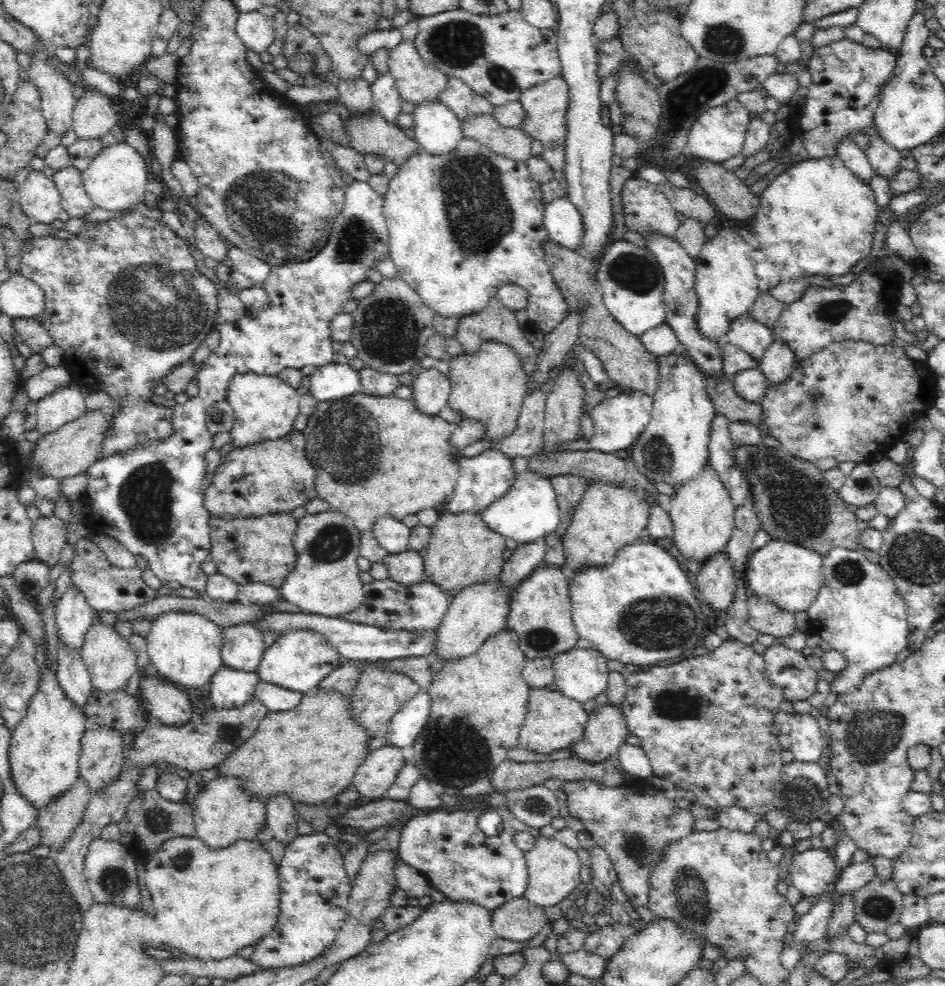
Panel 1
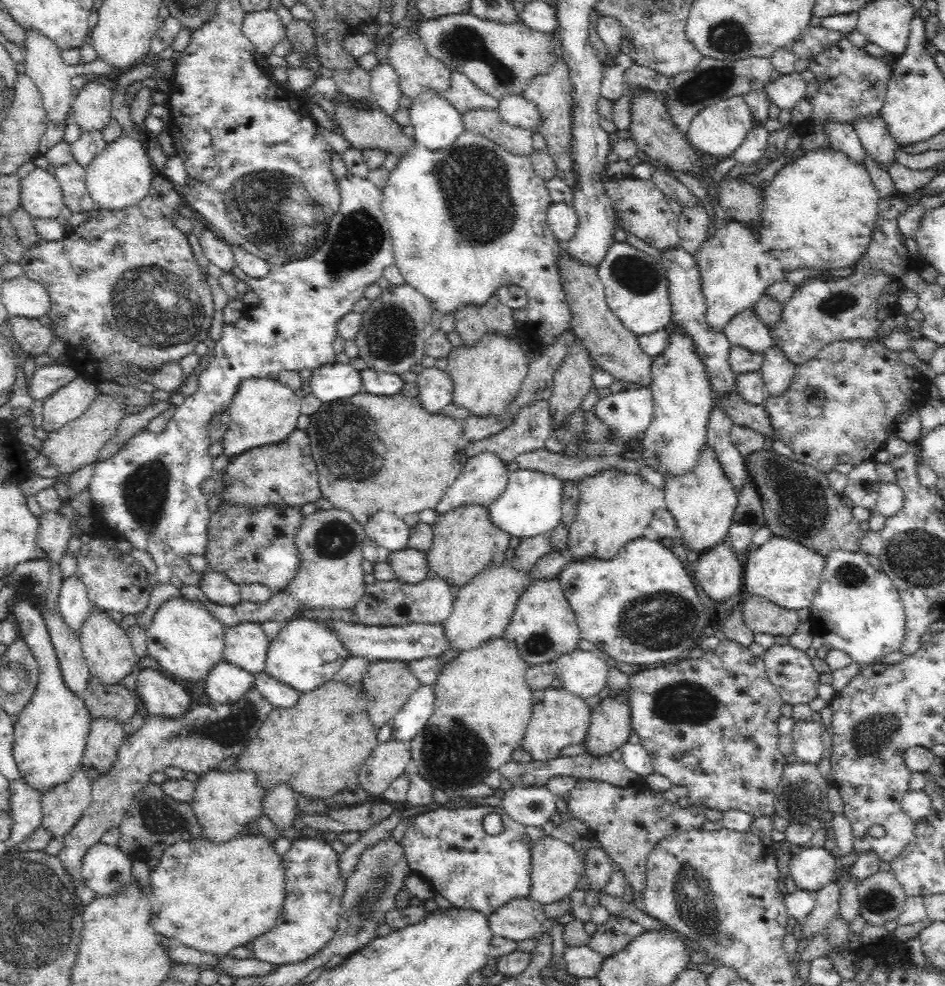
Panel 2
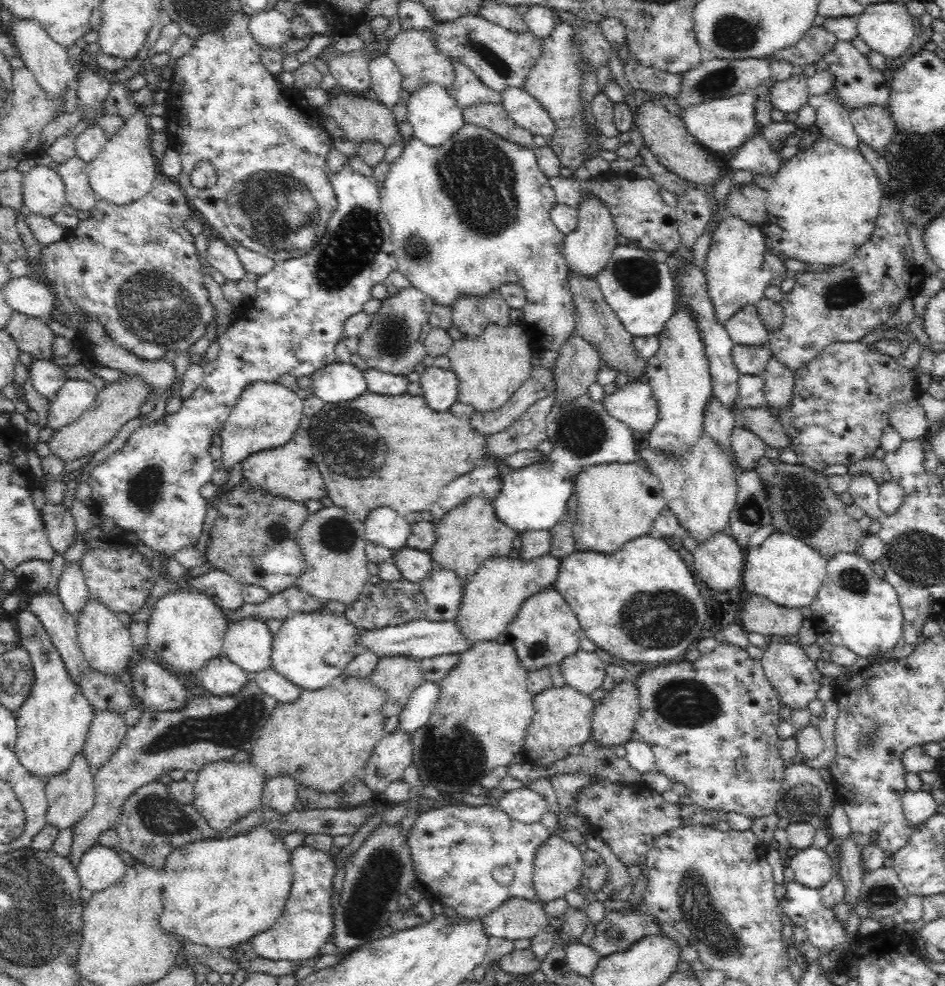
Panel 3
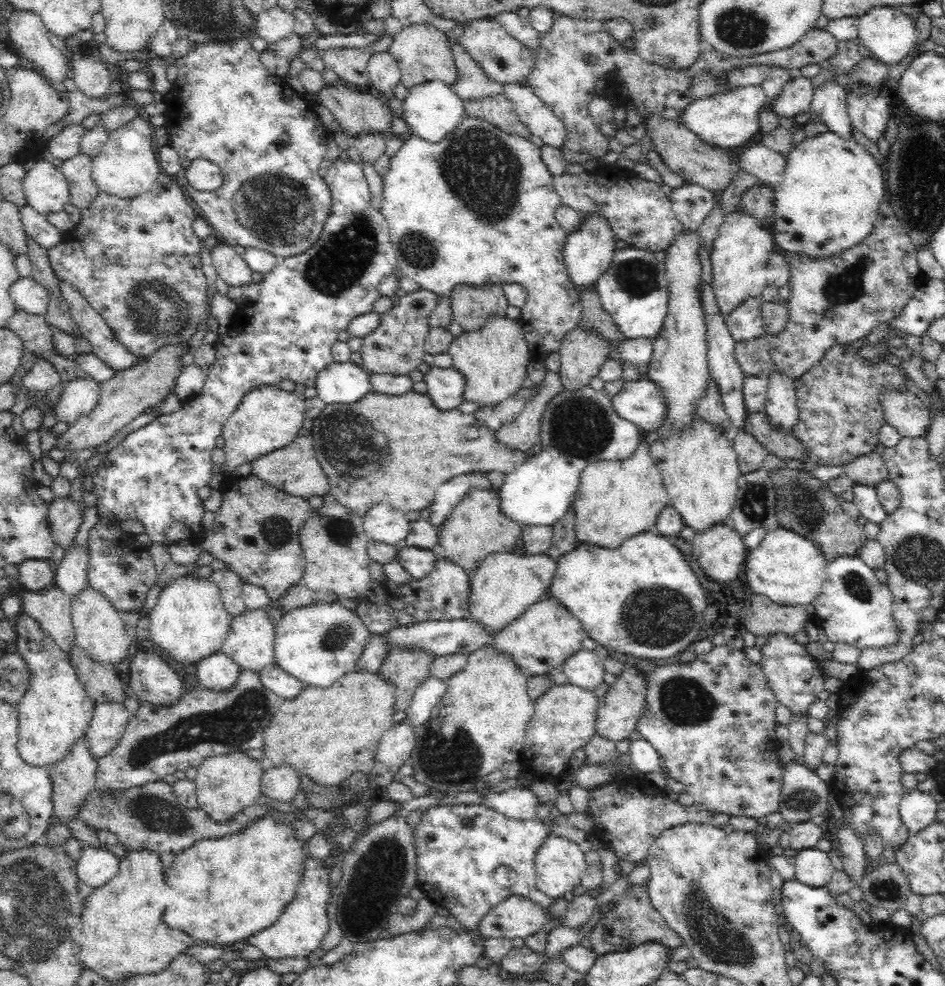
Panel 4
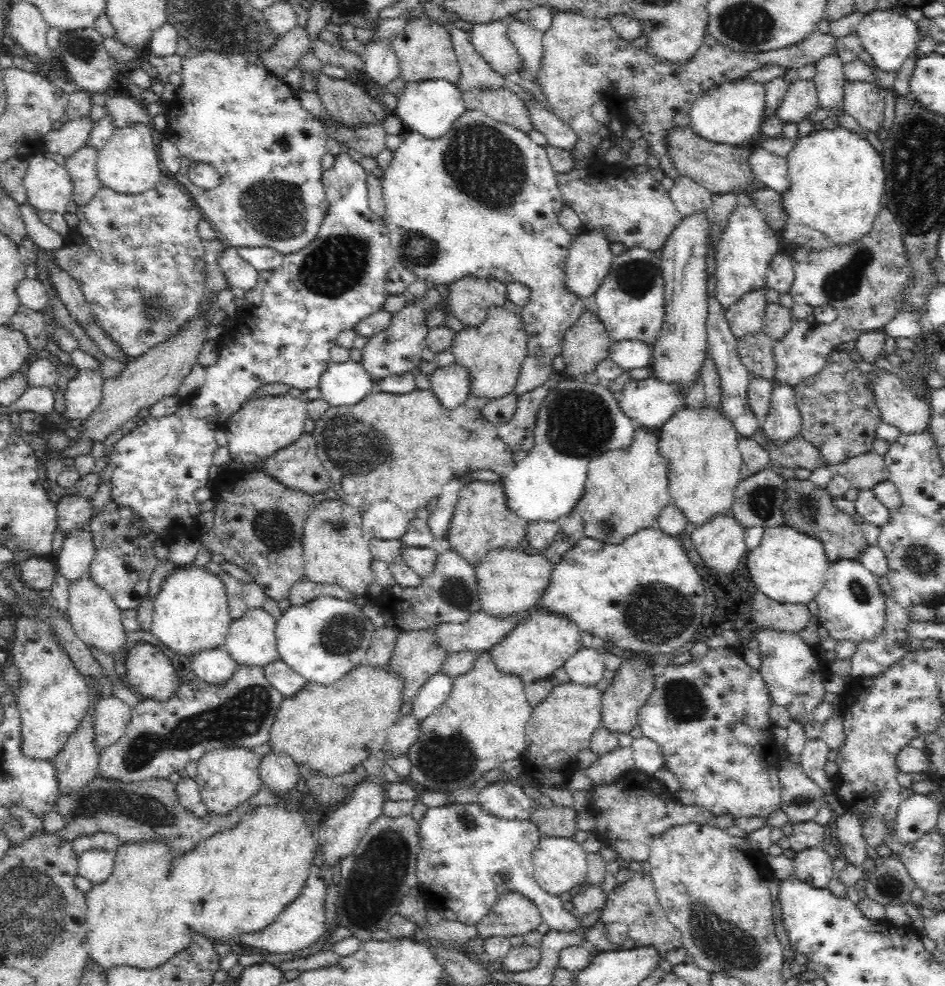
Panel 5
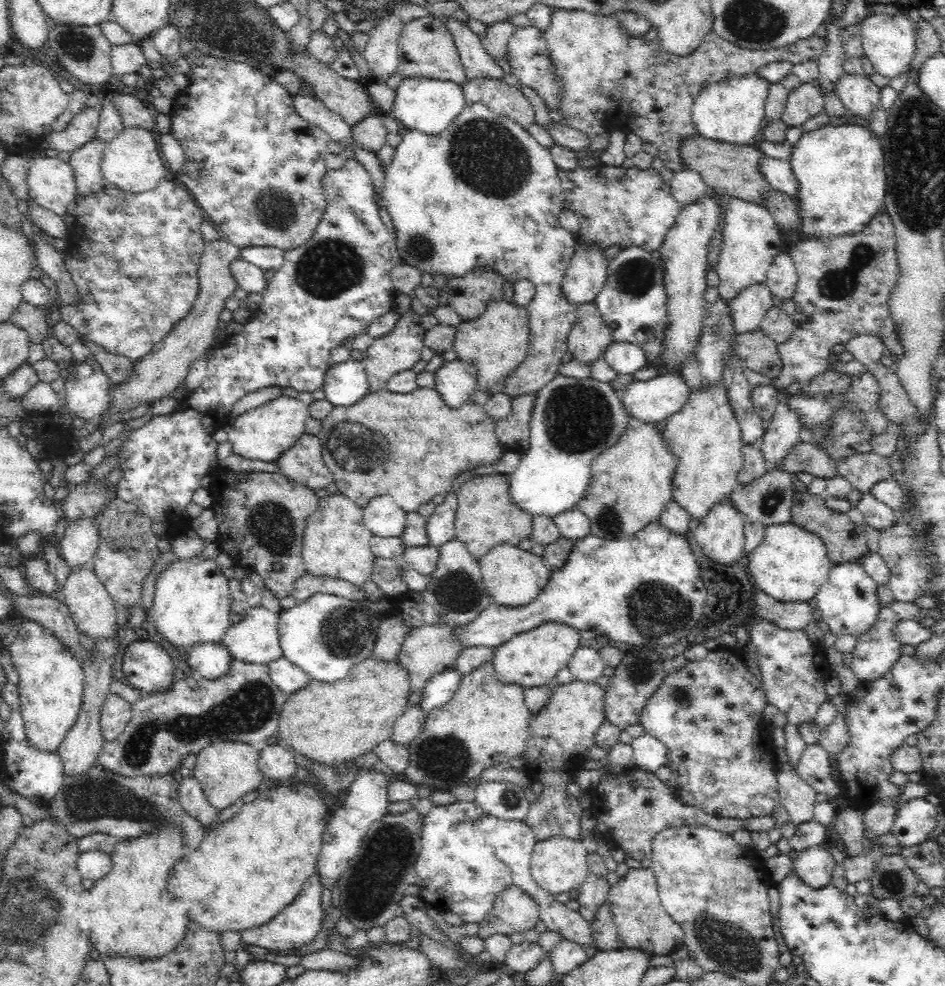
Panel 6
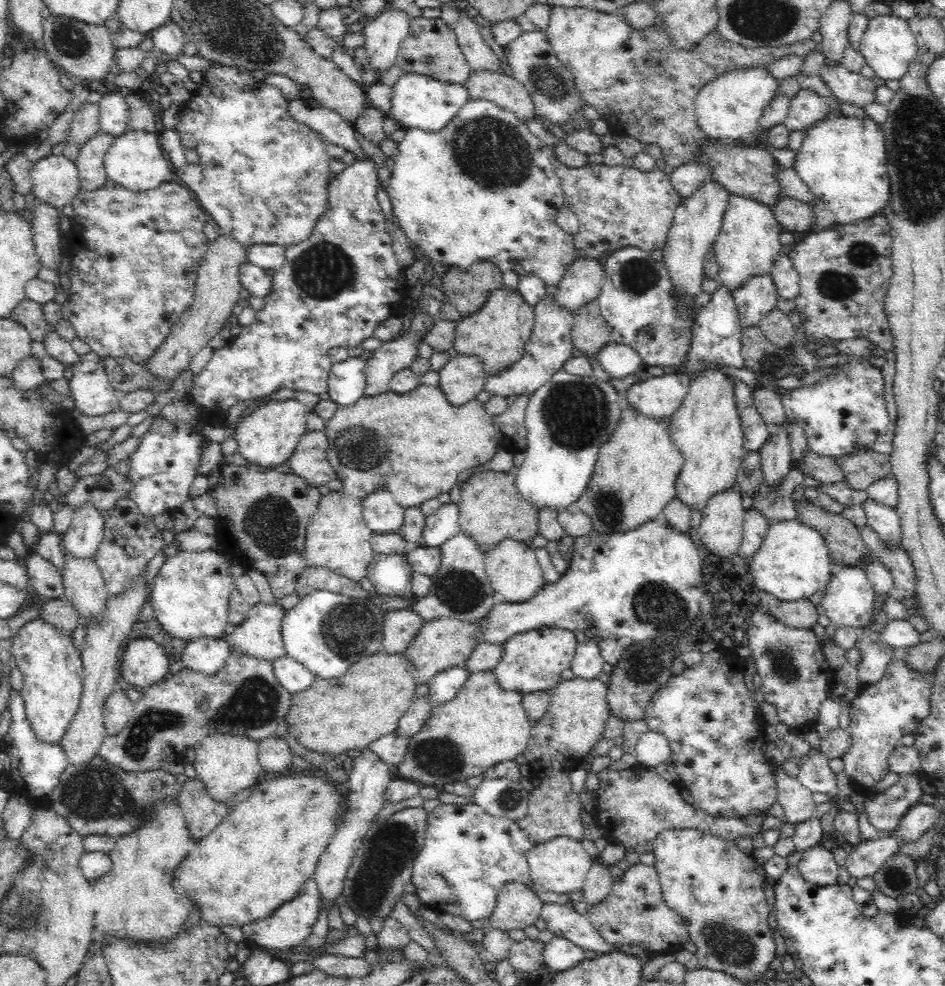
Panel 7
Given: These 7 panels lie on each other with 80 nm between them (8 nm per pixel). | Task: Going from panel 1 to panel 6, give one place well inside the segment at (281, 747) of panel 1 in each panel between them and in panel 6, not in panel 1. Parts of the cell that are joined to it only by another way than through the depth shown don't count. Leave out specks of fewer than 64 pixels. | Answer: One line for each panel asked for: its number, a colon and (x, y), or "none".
2: (318, 746)
3: (324, 738)
4: (330, 733)
5: (332, 728)
6: (334, 722)

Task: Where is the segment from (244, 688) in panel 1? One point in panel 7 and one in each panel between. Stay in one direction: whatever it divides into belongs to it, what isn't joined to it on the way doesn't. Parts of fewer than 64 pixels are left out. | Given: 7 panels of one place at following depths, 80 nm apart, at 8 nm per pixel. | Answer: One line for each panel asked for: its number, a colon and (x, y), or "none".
2: (224, 682)
3: (220, 676)
4: (217, 671)
5: (215, 665)
6: (211, 659)
7: (205, 655)

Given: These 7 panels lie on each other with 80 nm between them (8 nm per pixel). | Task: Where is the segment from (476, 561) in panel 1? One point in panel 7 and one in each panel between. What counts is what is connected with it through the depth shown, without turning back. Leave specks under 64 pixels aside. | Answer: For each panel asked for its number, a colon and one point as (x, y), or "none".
2: (465, 540)
3: (470, 533)
4: (477, 526)
5: (482, 520)
6: (487, 515)
7: (491, 509)

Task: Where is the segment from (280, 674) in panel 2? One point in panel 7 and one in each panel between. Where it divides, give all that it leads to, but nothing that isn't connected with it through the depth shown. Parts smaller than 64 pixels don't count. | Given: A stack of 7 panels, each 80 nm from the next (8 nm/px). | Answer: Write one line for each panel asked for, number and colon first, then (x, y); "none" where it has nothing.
3: (311, 649)
4: (319, 643)
5: (323, 640)
6: (325, 635)
7: (327, 632)

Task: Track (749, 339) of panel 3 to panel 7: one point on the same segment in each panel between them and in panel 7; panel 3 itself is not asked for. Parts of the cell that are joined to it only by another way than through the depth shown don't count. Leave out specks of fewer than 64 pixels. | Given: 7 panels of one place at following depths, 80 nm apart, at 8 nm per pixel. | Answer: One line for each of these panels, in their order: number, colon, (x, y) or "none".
4: (745, 322)
5: (745, 317)
6: (749, 306)
7: (757, 296)

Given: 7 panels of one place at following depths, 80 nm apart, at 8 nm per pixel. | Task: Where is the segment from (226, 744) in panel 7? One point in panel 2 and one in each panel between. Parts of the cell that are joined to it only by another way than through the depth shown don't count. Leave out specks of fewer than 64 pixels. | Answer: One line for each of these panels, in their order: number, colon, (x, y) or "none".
2: (224, 801)
3: (225, 790)
4: (225, 783)
5: (227, 776)
6: (226, 770)

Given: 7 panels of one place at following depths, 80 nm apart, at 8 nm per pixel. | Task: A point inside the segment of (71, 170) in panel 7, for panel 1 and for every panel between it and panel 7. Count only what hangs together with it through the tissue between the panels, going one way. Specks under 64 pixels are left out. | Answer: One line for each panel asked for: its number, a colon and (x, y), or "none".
1: (39, 198)
2: (41, 196)
3: (43, 189)
4: (46, 189)
5: (49, 187)
6: (51, 181)

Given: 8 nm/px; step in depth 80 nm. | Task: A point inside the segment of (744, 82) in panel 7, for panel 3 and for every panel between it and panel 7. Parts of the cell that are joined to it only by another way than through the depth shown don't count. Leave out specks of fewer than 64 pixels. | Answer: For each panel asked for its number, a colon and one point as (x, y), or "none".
3: (725, 123)
4: (727, 119)
5: (732, 113)
6: (732, 110)

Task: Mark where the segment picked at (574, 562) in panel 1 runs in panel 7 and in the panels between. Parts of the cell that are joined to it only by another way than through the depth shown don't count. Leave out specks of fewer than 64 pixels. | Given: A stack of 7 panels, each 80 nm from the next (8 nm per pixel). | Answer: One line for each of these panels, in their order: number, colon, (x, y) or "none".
2: (615, 507)
3: (616, 502)
4: (617, 499)
5: (626, 489)
6: (631, 482)
7: (635, 476)

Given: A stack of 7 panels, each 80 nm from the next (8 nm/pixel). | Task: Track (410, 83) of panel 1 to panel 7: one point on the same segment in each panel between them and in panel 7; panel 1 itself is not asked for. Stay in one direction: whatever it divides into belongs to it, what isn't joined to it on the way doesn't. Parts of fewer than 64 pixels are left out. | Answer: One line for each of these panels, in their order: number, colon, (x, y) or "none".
2: (418, 70)
3: (415, 52)
4: (423, 53)
5: (424, 47)
6: (426, 48)
7: (431, 48)

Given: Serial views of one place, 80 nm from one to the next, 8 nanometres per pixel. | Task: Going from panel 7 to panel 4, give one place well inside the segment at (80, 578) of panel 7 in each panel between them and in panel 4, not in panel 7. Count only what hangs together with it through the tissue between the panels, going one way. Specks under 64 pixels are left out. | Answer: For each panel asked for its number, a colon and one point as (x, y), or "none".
4: (98, 629)
5: (97, 621)
6: (93, 610)

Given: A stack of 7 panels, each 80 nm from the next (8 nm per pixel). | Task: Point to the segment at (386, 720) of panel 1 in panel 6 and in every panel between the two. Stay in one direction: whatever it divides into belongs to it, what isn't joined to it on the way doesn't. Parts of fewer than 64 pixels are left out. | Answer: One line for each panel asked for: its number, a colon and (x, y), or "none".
2: (392, 682)
3: (399, 675)
4: (407, 666)
5: (418, 655)
6: (429, 649)

